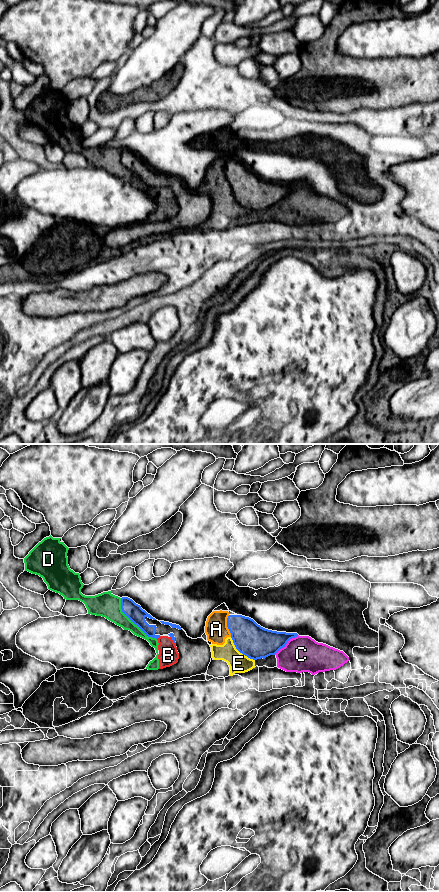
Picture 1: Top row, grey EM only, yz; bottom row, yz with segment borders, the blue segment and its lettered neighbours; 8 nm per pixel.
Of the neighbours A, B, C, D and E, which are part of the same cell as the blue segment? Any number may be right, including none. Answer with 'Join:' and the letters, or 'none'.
Join: none

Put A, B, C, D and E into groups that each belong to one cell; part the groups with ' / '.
A B C D E

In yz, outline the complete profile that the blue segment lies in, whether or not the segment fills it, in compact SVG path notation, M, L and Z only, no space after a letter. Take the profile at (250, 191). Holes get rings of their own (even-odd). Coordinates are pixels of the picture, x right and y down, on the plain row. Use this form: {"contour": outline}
{"contour": "M229 167L227 179L236 201L253 212L275 207L290 191L298 188L297 185L265 181L242 167Z"}

